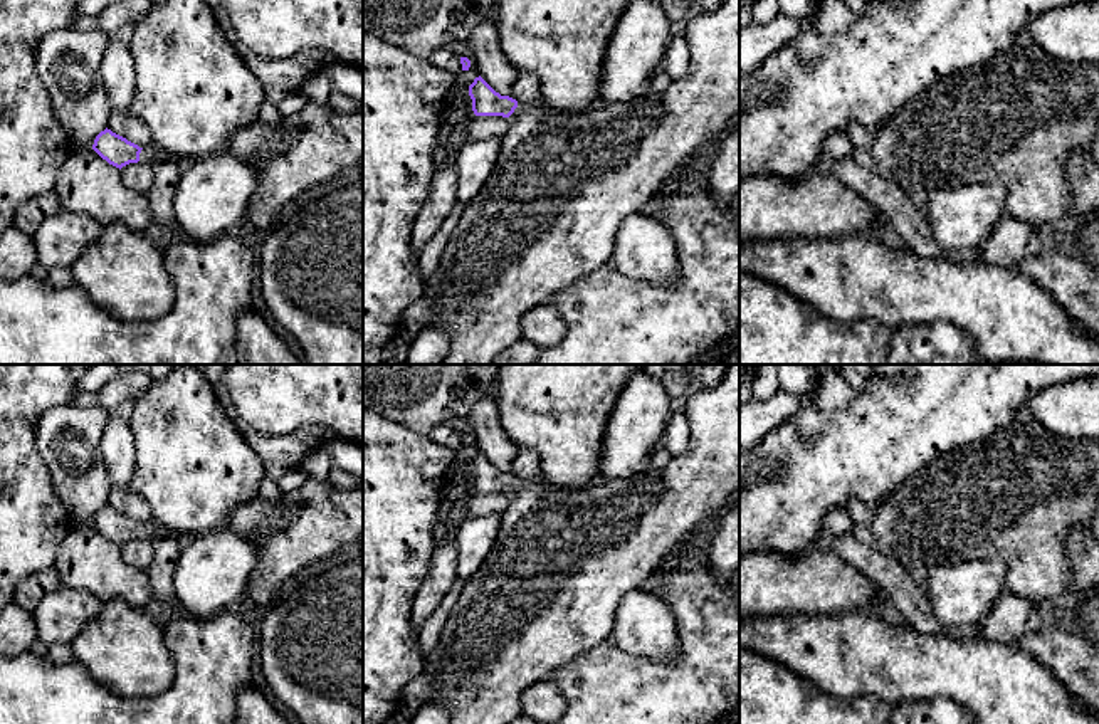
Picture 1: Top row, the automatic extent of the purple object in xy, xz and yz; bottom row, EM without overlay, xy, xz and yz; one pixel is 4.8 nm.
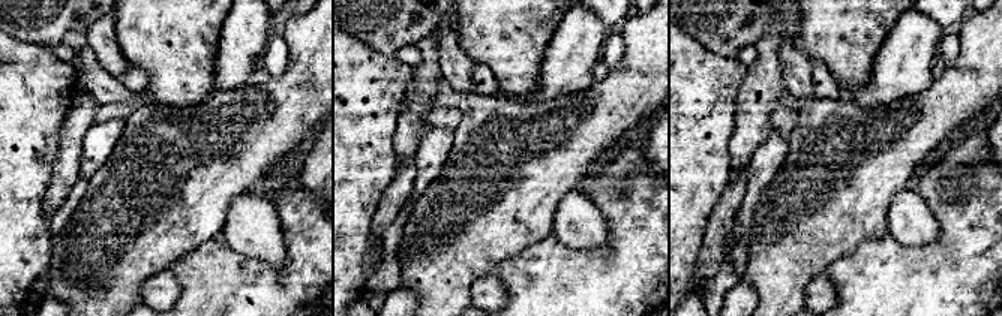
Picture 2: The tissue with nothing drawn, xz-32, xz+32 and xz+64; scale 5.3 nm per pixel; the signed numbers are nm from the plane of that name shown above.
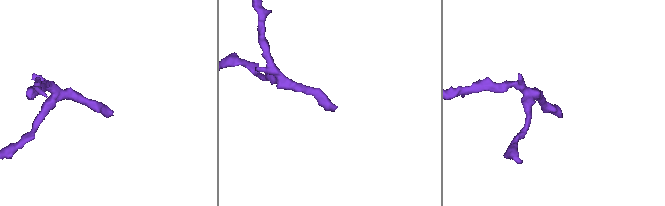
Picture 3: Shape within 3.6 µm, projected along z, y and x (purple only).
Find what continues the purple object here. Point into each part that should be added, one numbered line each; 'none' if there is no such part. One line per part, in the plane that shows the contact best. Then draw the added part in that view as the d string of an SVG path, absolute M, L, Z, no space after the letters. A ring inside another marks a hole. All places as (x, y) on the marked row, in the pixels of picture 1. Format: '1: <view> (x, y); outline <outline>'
1: xz (562, 187); outline M723 0L714 12L691 15L684 39L691 52L689 69L682 79L672 81L665 91L595 108L583 114L553 113L539 104L518 102L518 108L509 116L511 126L502 136L491 176L484 181L481 191L462 208L457 225L440 255L440 262L427 282L429 294L432 296L432 321L429 326L440 328L449 334L449 353L440 365L492 365L502 351L523 339L521 319L528 311L548 304L553 294L607 264L615 249L617 232L625 218L647 212L650 202L667 183L689 168L689 161L694 156L709 148L716 150L724 133L739 121L739 0Z

